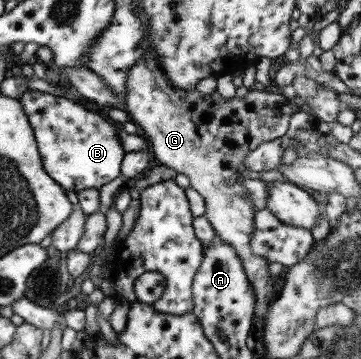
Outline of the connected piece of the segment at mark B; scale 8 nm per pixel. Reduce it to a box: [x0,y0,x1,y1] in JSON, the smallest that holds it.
[17,90,126,192]

